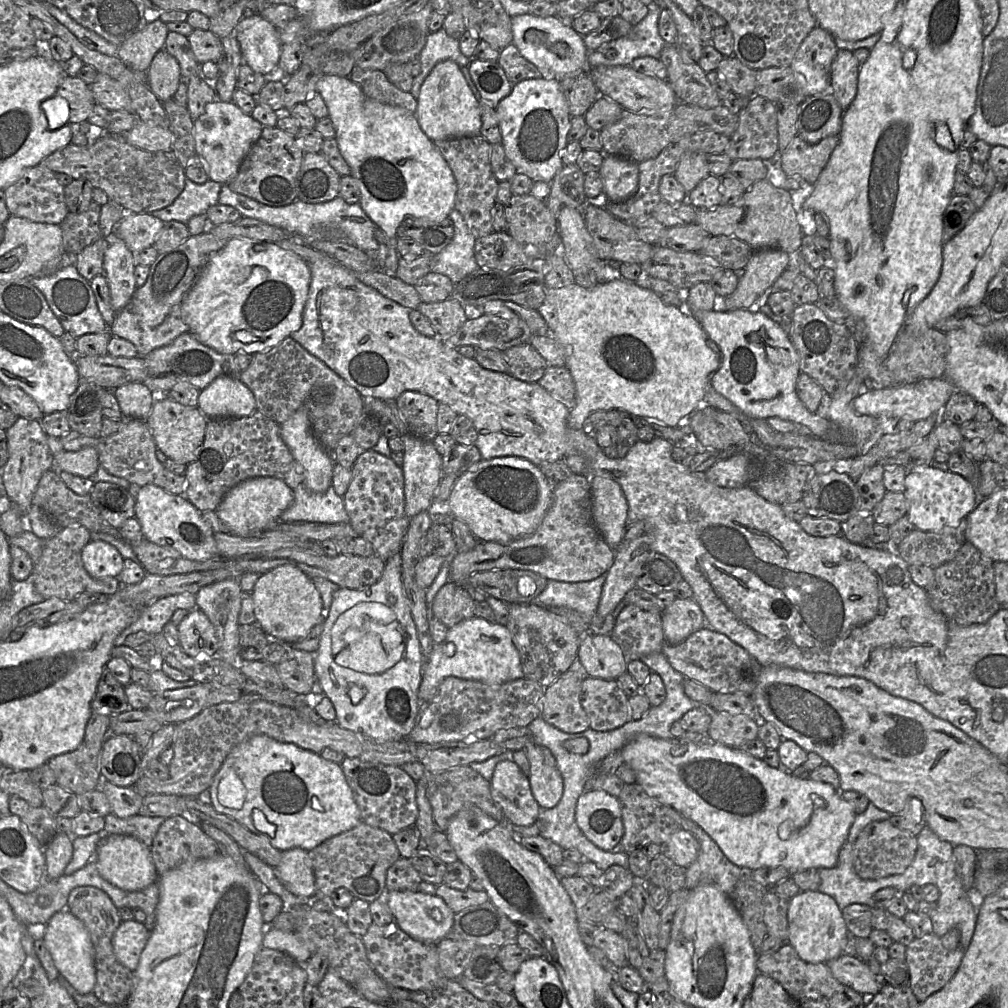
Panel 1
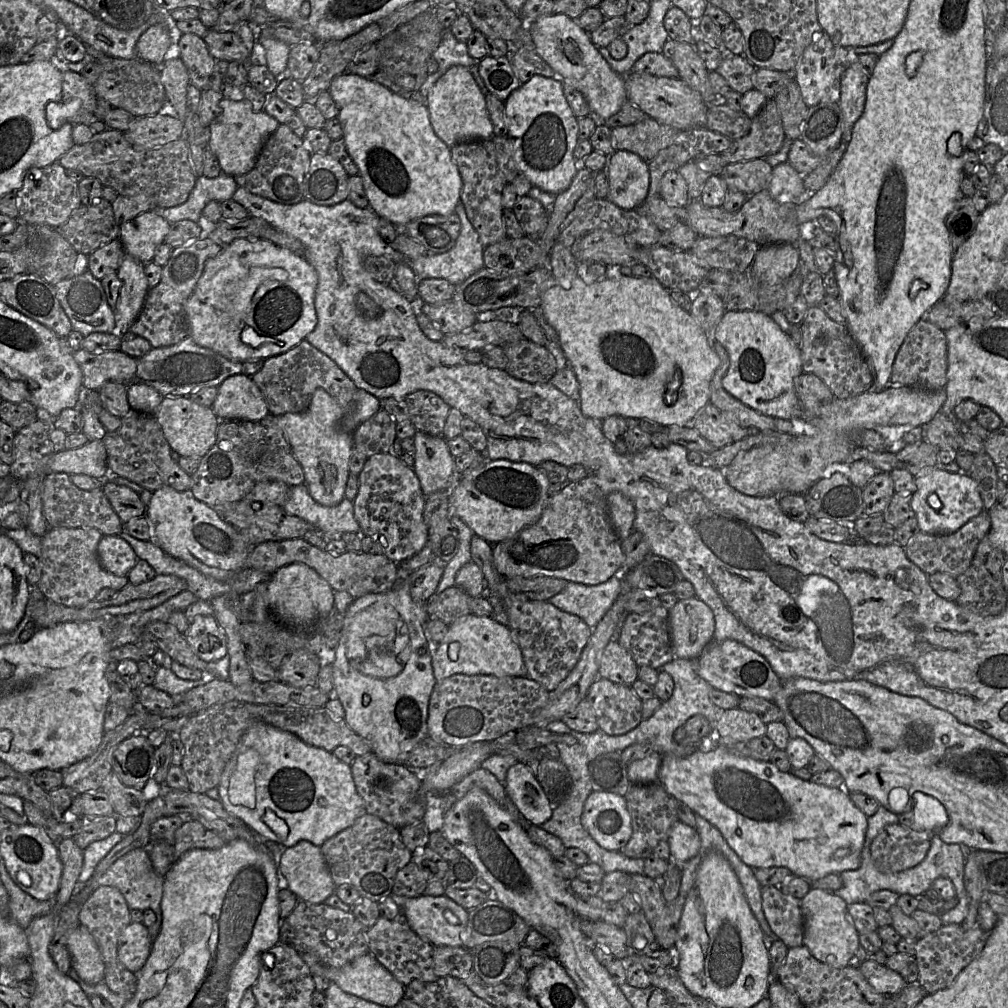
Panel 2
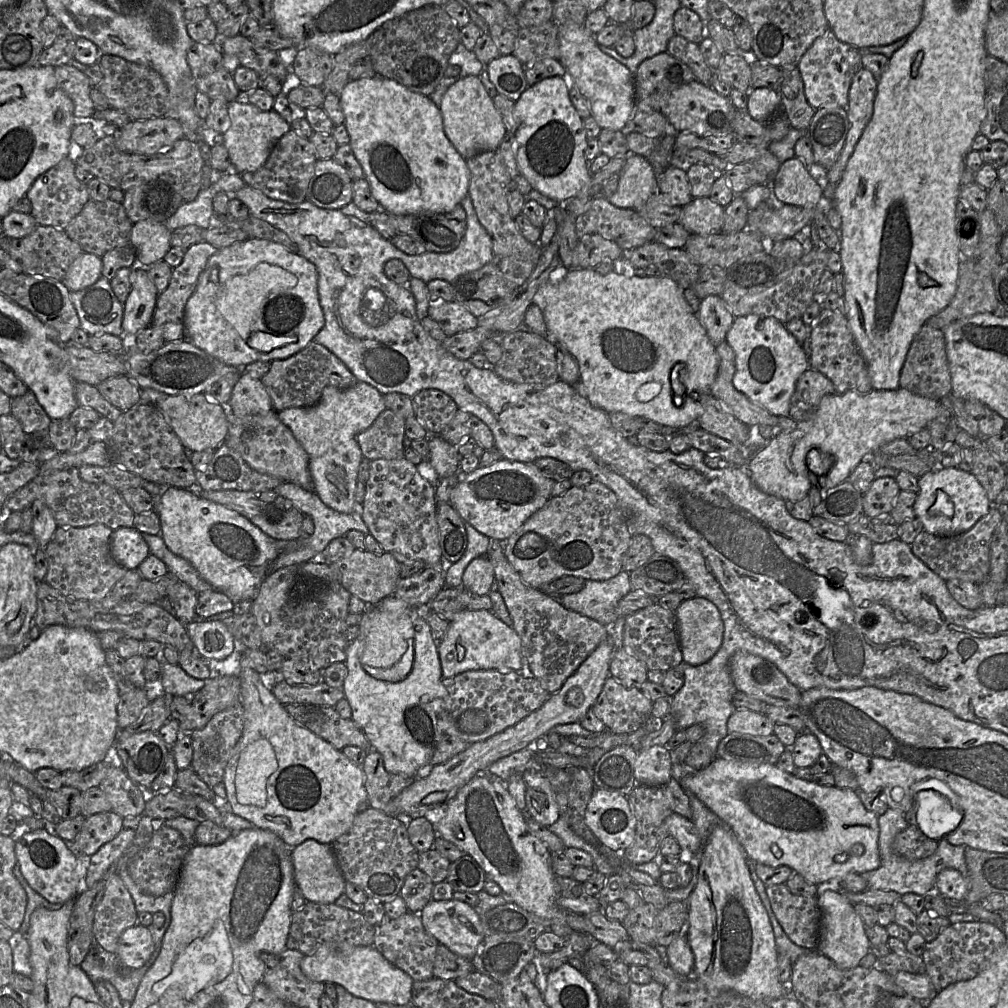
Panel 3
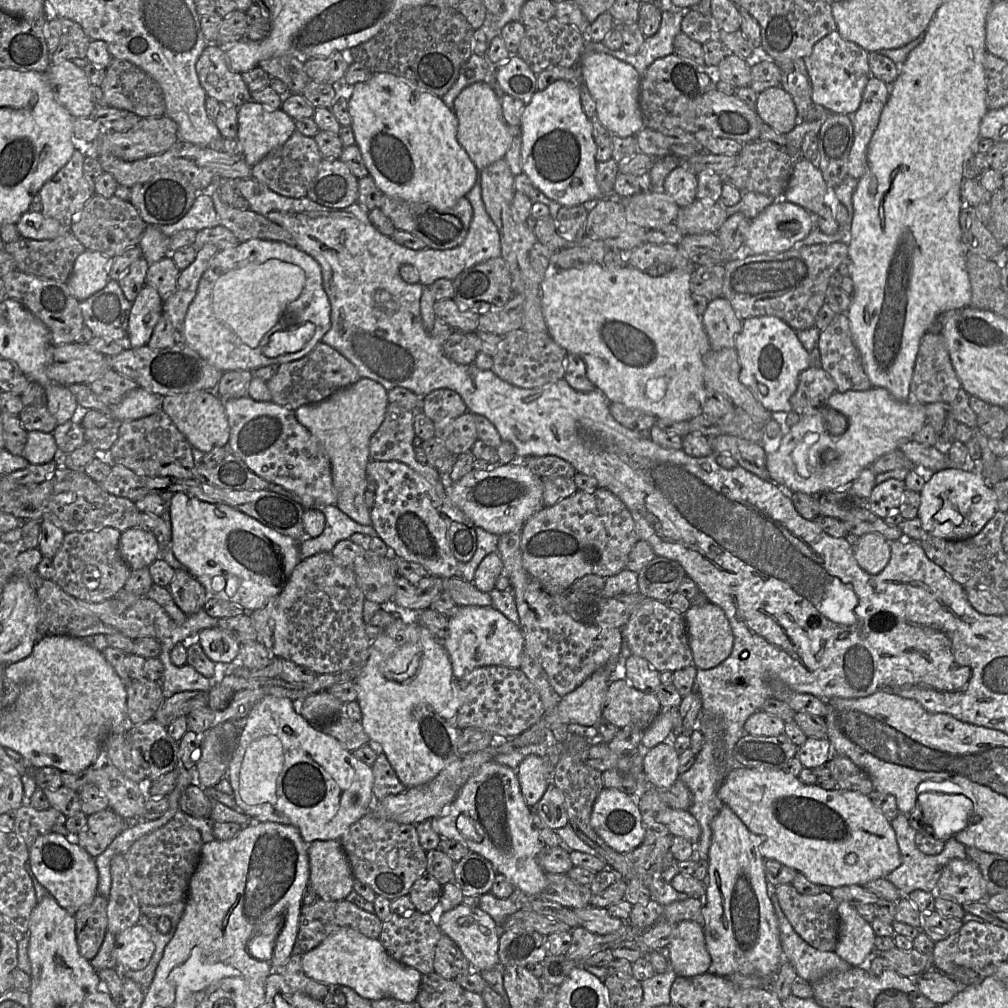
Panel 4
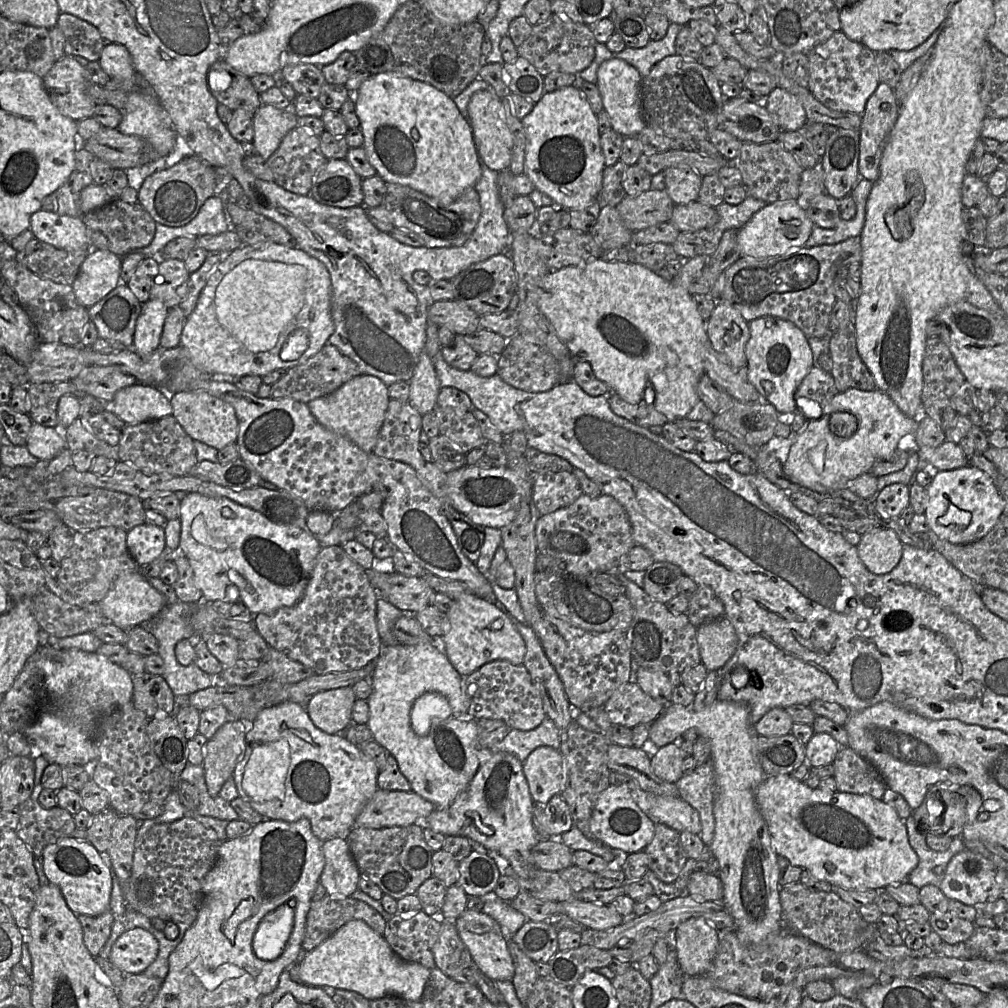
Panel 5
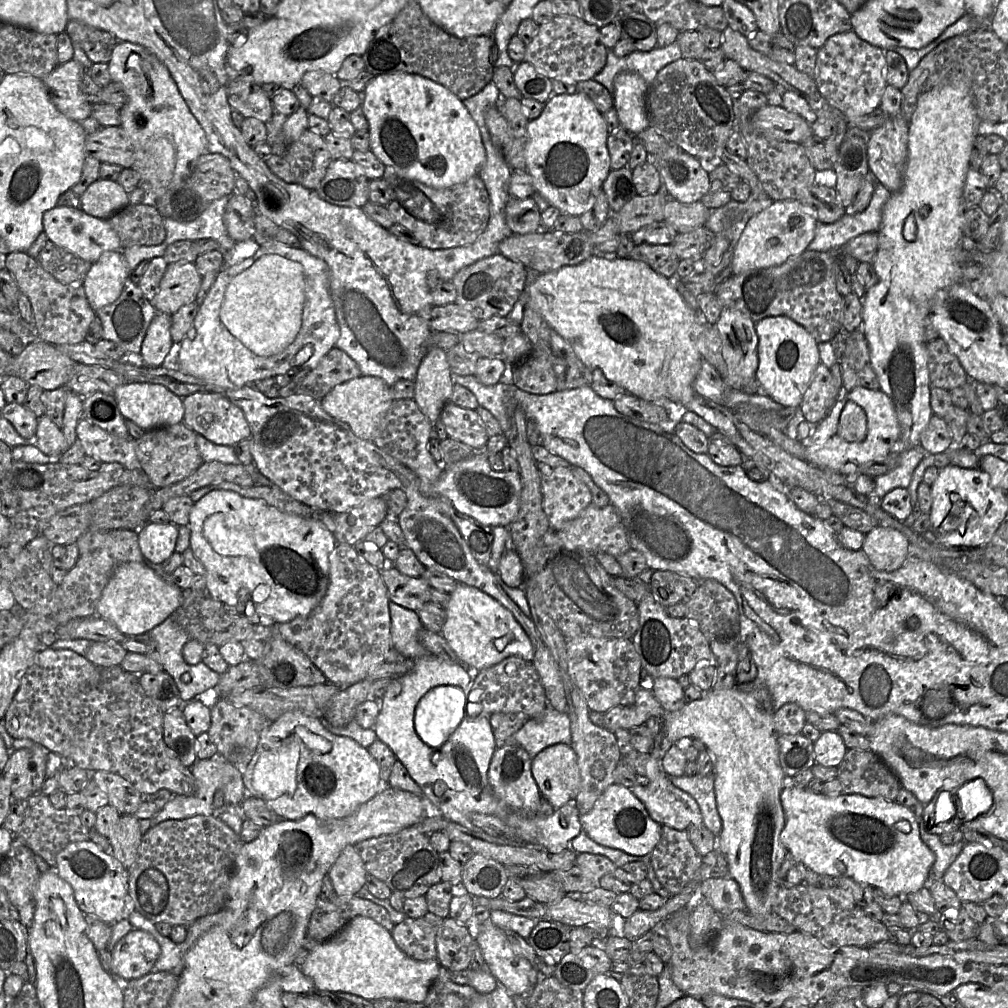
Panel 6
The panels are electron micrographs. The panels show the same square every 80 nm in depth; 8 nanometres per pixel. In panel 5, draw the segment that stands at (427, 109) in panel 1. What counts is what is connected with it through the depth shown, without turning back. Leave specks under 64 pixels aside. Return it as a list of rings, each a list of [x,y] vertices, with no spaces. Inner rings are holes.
[[[494,91],[474,93],[468,104],[468,117],[473,131],[477,152],[482,162],[491,170],[508,170],[513,149],[513,137],[507,126],[501,99]]]

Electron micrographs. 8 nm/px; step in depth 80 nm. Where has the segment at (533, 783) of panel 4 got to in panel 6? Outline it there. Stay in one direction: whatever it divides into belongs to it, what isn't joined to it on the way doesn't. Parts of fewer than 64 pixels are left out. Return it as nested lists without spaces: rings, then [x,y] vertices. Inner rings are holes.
[[[570,744],[546,747],[532,758],[532,775],[541,796],[555,808],[573,800],[580,787],[577,755]]]

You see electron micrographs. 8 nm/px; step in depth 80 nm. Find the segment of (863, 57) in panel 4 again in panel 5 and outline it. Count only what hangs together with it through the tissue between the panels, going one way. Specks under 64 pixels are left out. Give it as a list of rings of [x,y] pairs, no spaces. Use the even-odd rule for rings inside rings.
[[[836,31],[827,40],[816,45],[808,54],[809,90],[828,108],[862,115],[867,100],[880,81],[877,76],[875,52]]]

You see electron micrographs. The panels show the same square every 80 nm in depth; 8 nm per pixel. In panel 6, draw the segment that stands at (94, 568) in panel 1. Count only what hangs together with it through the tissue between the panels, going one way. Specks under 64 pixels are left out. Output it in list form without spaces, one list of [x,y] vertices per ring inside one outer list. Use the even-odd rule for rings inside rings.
[[[145,523],[138,531],[138,544],[144,559],[162,564],[174,552],[179,526],[174,523]]]

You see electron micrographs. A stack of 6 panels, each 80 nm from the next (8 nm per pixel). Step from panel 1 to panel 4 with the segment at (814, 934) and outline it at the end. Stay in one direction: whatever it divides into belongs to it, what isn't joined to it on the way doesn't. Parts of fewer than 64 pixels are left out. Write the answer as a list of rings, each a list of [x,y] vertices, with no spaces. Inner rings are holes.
[[[839,902],[838,940],[834,952],[853,967],[862,967],[875,949],[876,936],[871,923],[865,921],[856,909]]]

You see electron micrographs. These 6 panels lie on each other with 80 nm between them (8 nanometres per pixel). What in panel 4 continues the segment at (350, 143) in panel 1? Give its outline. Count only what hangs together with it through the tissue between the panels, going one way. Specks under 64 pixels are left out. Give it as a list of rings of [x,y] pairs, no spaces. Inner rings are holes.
[[[380,73],[353,86],[348,107],[356,145],[384,195],[446,210],[478,180],[479,170],[457,139],[457,117],[441,97],[419,90],[402,77]]]

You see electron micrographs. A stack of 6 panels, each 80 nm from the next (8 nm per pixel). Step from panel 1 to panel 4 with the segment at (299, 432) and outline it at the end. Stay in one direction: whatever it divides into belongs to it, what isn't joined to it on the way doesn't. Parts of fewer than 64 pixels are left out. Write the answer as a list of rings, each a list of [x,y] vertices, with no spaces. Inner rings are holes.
[[[360,378],[319,403],[294,410],[297,421],[319,441],[329,457],[333,487],[337,494],[336,507],[357,523],[366,526],[371,525],[370,509],[364,500],[367,466],[371,461],[369,443],[384,420],[389,404],[387,392],[378,382]]]

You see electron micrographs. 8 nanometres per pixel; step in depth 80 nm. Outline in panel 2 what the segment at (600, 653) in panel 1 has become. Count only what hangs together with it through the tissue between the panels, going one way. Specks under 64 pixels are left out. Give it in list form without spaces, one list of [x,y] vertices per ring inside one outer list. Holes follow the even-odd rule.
[[[616,640],[605,647],[599,664],[599,676],[629,687],[638,680],[638,664]]]

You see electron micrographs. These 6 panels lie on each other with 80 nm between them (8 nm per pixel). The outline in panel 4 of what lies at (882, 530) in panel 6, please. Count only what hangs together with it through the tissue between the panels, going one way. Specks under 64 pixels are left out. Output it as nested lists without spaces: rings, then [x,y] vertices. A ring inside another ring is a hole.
[[[867,533],[853,546],[857,563],[870,574],[880,573],[891,557],[889,541],[880,533]]]

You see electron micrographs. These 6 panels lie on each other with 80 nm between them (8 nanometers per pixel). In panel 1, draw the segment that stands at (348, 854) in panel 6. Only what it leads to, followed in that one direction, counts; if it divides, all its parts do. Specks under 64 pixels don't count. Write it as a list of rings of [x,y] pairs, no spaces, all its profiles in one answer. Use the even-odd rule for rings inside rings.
[[[293,848],[283,851],[281,861],[275,869],[278,878],[292,894],[304,898],[315,895],[315,876],[307,850]]]

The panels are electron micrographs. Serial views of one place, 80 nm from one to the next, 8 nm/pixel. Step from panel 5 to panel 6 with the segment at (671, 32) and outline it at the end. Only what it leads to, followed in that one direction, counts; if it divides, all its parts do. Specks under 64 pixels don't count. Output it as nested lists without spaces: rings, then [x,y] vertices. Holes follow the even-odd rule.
[[[677,41],[665,47],[657,46],[647,52],[633,51],[624,57],[617,57],[609,50],[604,68],[593,79],[605,86],[611,94],[614,79],[621,72],[635,72],[649,86],[663,67],[681,57]]]

